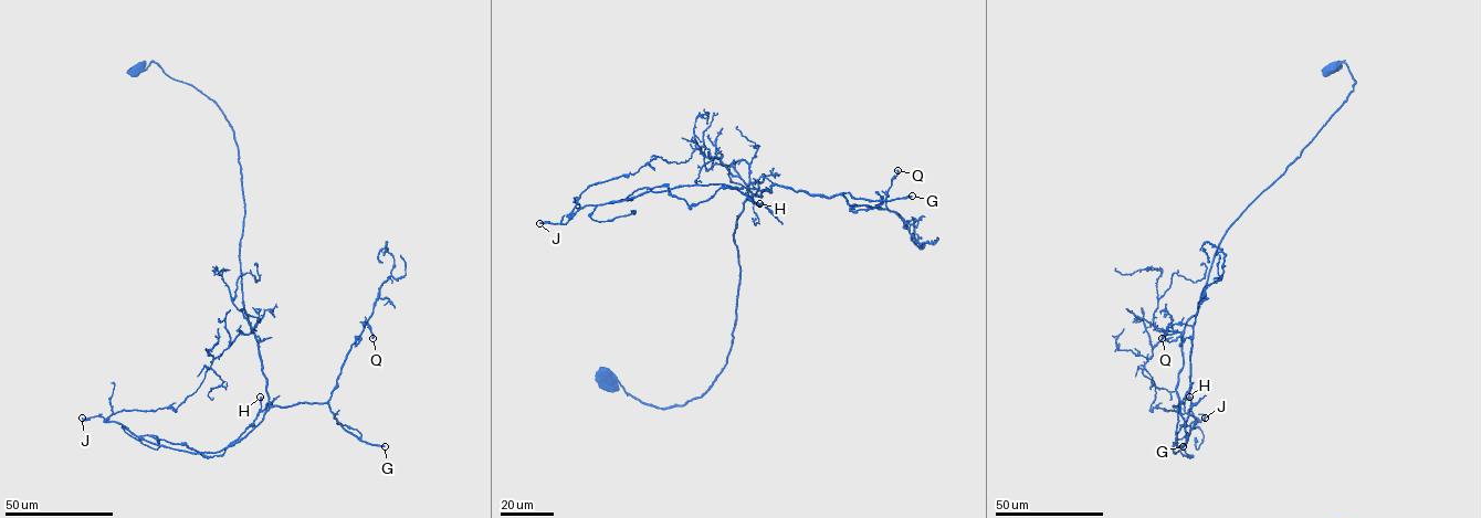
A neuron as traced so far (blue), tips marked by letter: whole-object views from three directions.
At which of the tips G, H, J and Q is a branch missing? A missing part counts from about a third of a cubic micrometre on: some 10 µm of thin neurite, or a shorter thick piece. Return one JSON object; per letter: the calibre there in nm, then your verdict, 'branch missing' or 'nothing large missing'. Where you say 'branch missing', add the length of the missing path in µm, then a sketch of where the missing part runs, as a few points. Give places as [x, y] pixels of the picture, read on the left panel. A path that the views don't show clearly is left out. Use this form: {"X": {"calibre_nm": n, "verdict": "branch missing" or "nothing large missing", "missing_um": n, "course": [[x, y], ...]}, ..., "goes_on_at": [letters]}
{"G": {"calibre_nm": 400, "verdict": "branch missing", "missing_um": 40}, "H": {"calibre_nm": 600, "verdict": "nothing large missing"}, "J": {"calibre_nm": 400, "verdict": "nothing large missing"}, "Q": {"calibre_nm": 480, "verdict": "nothing large missing"}, "goes_on_at": ["G"]}

